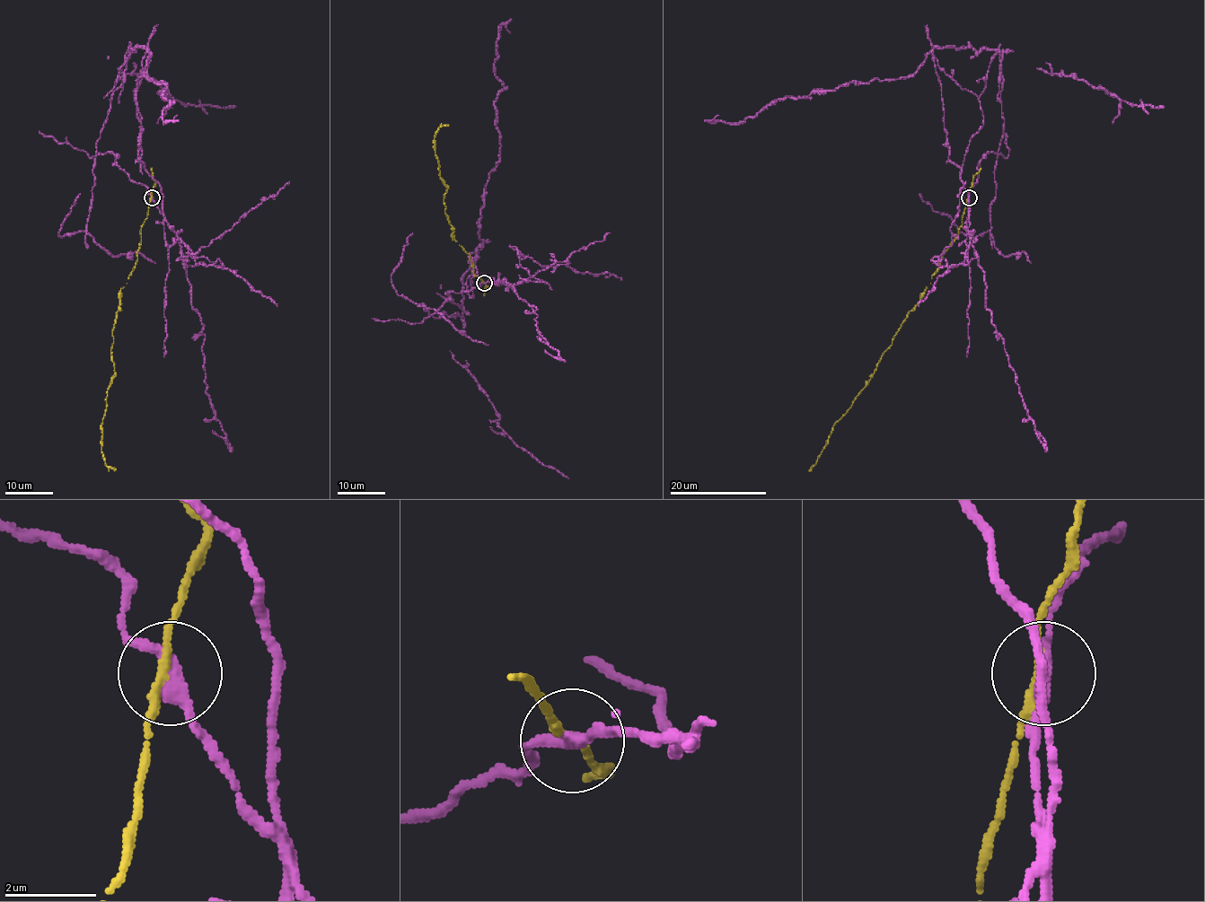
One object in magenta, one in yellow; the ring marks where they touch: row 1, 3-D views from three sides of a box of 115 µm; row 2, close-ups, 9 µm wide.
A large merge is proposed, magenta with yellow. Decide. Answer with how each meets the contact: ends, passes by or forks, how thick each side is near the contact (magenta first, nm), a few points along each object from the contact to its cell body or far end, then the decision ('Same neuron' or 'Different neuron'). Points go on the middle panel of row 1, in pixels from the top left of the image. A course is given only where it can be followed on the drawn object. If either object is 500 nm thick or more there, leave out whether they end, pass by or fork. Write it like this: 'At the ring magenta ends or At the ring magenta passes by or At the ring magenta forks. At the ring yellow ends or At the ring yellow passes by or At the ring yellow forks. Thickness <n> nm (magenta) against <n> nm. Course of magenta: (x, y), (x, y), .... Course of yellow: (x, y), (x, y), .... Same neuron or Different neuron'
At the ring magenta passes by. At the ring yellow passes by. Thickness 320 nm (magenta) against 150 nm. Course of magenta: (485, 284), (469, 256), (481, 247), (461, 316), (399, 295), (391, 277), (412, 234). Course of yellow: (485, 282), (474, 274), (470, 257), (453, 239), (444, 213), (447, 187), (440, 176), (434, 136), (448, 125). Different neuron

